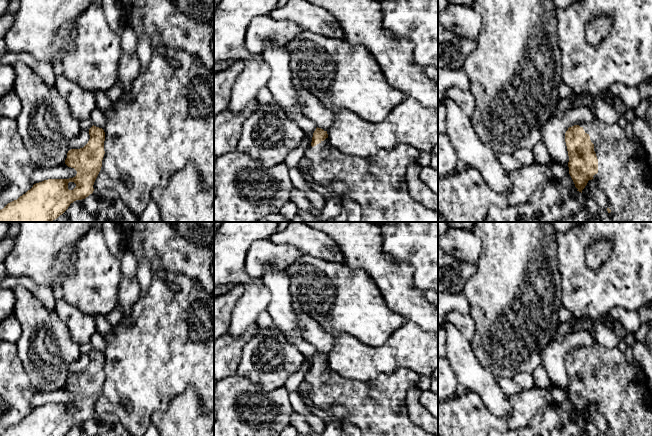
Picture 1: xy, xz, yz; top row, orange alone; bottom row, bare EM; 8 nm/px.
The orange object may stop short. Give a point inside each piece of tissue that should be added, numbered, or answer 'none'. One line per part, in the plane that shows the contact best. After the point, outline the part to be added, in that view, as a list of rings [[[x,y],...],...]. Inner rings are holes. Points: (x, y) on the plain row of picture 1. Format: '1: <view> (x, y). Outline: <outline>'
1: yz (624, 400). Outline: [[[595,342],[578,349],[594,368],[598,397],[593,402],[607,421],[611,436],[652,436],[652,397],[641,365],[635,359],[629,363],[618,347],[606,348]]]

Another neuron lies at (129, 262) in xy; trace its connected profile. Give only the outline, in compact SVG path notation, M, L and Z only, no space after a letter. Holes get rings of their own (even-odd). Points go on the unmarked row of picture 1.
M125 250L121 259L123 277L136 278L138 259L130 250Z

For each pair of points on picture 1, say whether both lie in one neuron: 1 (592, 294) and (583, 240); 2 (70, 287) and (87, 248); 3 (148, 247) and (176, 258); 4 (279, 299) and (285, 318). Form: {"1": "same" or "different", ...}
{"1": "same", "2": "same", "3": "same", "4": "same"}

